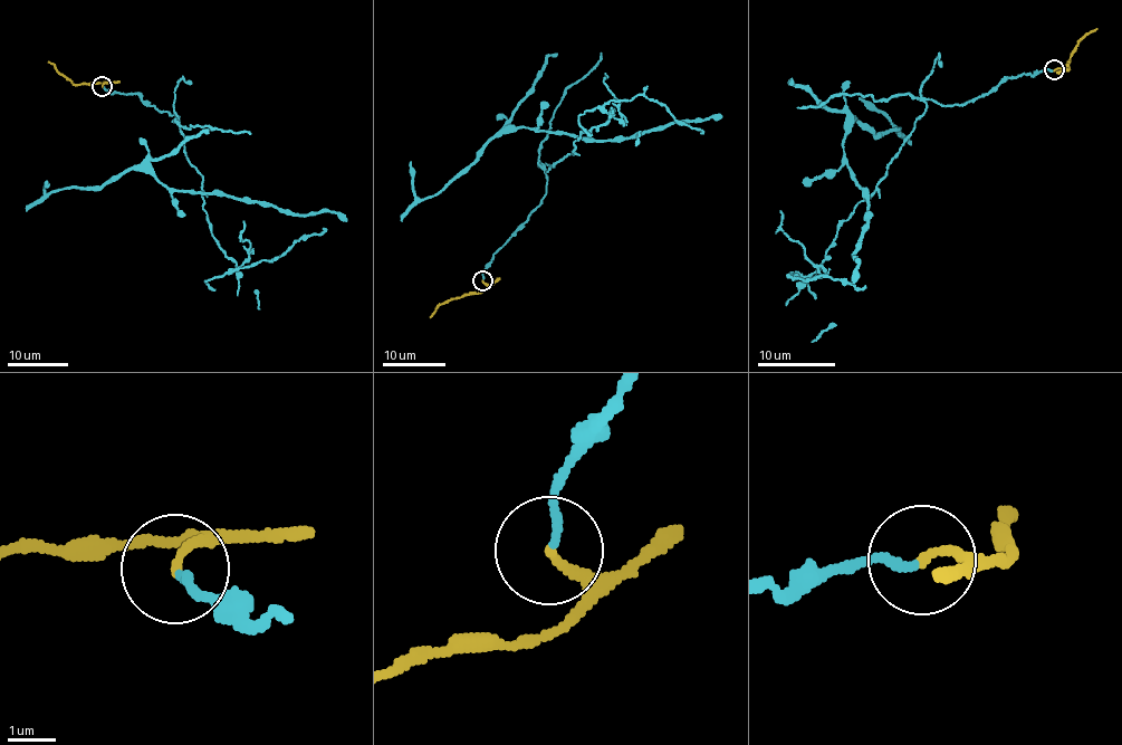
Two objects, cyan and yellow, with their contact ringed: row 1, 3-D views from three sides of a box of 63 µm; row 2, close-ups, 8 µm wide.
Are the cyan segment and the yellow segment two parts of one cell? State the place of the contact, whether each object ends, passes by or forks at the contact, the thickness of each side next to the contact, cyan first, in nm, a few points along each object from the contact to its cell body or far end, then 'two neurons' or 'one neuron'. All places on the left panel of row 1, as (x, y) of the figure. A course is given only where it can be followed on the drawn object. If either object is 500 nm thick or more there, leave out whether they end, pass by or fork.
at (102, 86); cyan ends there; yellow ends there; 170 nm thick on the cyan side, 190 nm on the other; cyan runs (102, 86), (179, 117), (203, 198), (136, 170), (88, 189), (45, 193), (47, 181); yellow runs (102, 86), (105, 83), (73, 84), (48, 60); two neurons

